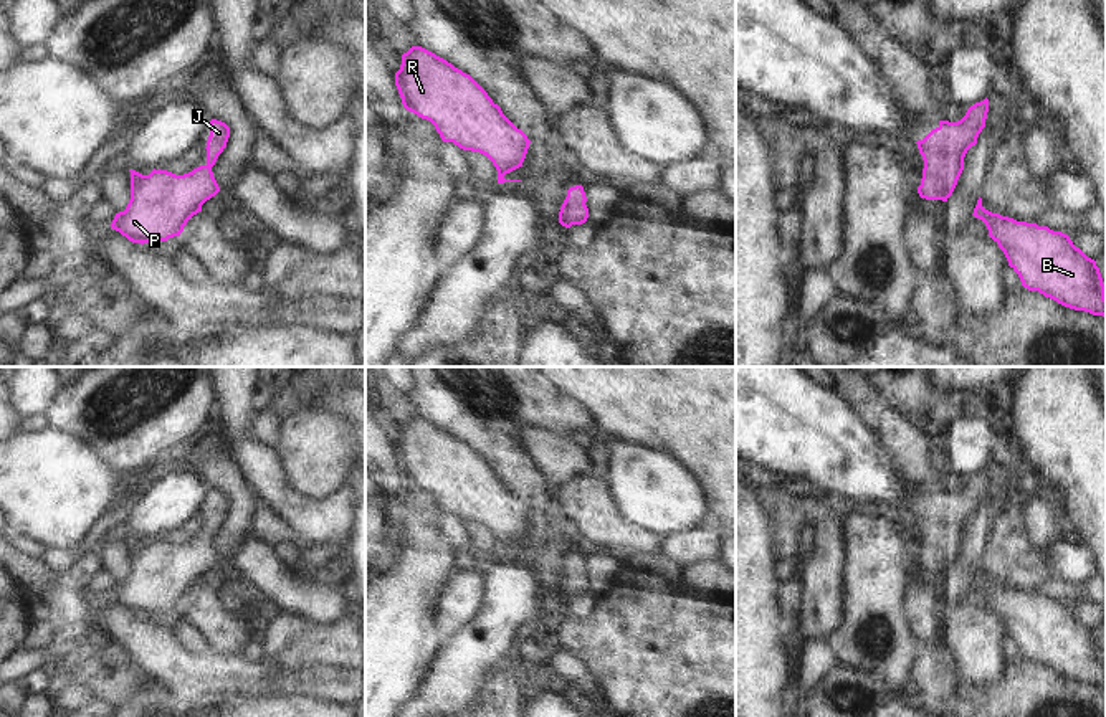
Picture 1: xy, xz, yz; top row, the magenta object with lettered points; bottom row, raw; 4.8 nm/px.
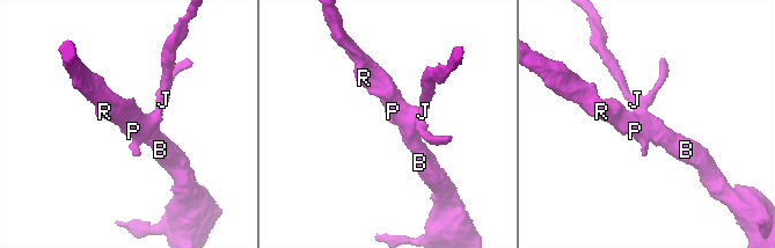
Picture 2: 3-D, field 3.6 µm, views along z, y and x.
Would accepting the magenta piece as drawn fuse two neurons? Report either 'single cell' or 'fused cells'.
single cell

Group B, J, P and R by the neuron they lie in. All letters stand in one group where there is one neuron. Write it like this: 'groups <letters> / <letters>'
groups B J P R

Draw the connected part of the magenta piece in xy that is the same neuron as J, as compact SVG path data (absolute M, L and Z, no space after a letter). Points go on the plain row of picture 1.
M212 489L205 535L184 545L160 539L149 545L129 540L131 570L124 582L116 583L111 598L141 615L180 606L187 591L220 562L212 537L226 517L228 507L230 497Z

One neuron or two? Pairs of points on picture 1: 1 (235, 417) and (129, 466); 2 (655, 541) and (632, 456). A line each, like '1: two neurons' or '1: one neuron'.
1: two neurons
2: two neurons

